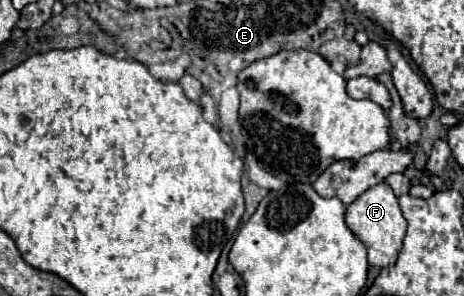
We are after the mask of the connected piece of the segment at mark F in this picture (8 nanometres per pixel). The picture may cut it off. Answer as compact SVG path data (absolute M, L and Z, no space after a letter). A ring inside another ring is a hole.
M379 183L371 189L367 189L357 201L353 201L347 207L345 221L347 221L347 227L365 243L365 247L369 251L371 267L381 269L381 267L389 267L395 261L395 257L401 249L401 243L403 243L403 237L407 233L407 221L401 213L401 207L399 207L399 201L397 201L393 189L387 183Z

